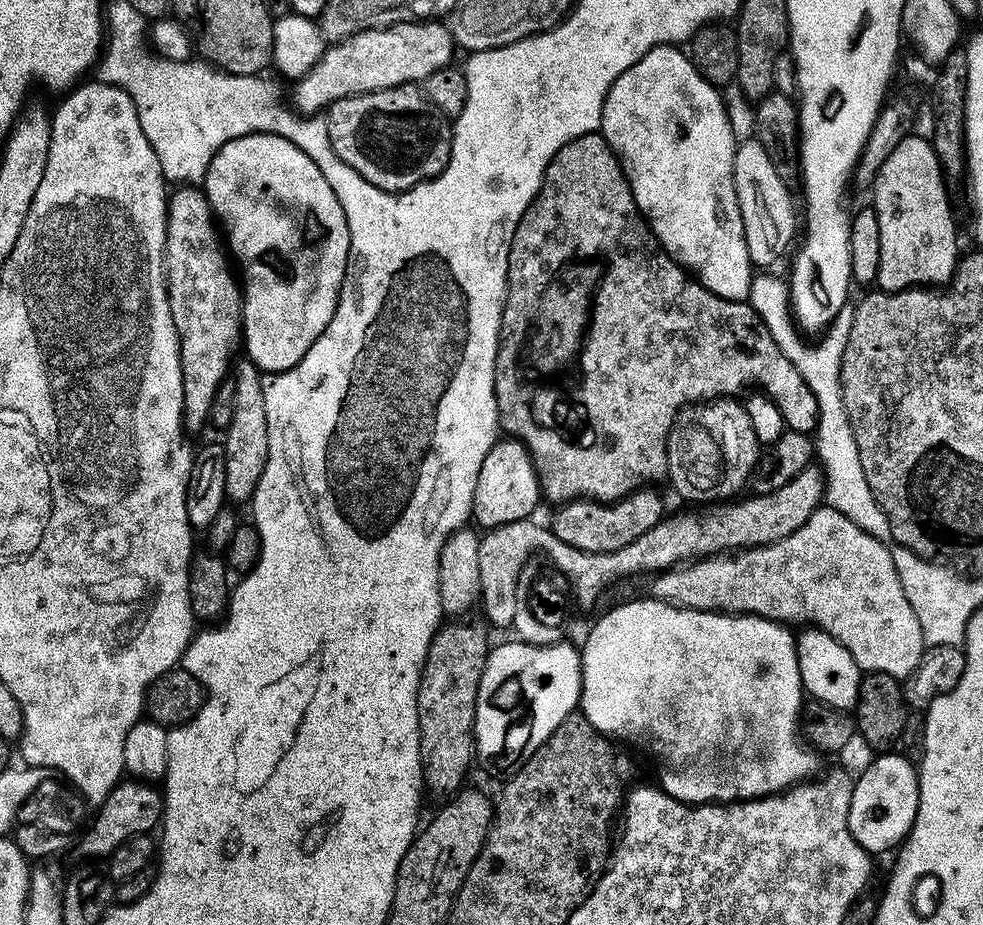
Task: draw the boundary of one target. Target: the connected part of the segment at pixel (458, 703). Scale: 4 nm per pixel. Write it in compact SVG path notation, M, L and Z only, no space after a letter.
M445 623L430 642L418 686L418 730L420 731L420 766L422 780L432 792L443 798L461 791L464 775L474 764L474 714L478 682L488 661L489 629L483 623Z

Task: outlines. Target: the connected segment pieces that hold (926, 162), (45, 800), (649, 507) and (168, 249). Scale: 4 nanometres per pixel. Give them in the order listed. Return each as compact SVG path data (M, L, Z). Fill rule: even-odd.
M909 134L882 163L870 187L870 207L878 218L882 258L878 258L876 284L885 292L904 288L944 286L956 273L956 220L948 201L948 188L931 139Z
M49 776L19 808L17 821L20 825L14 832L15 842L29 858L52 856L59 848L67 846L68 840L64 836L85 825L86 810L88 810L86 802L79 792L66 785L61 779Z
M645 486L629 496L611 502L599 500L569 500L555 509L556 517L550 530L561 540L585 552L613 552L622 546L630 546L634 538L642 538L646 530L664 519L664 500L651 487Z
M199 187L173 191L168 198L164 262L170 262L166 269L168 301L180 335L184 416L213 415L212 403L220 392L220 383L225 383L236 348L238 352L242 344L242 288L227 259L208 197Z

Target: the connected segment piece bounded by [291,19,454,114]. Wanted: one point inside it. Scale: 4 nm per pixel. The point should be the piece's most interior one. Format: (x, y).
(379, 58)

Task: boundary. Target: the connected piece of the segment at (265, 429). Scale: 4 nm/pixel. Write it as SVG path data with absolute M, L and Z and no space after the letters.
M247 358L240 359L235 361L234 371L230 376L230 384L232 380L232 414L228 422L226 434L222 438L222 445L225 450L226 498L229 501L234 500L232 502L236 504L239 504L238 502L246 504L251 501L253 493L256 492L257 483L261 480L262 470L268 461L269 427L266 423L266 398L262 398L262 386L264 385L262 373L251 360Z

